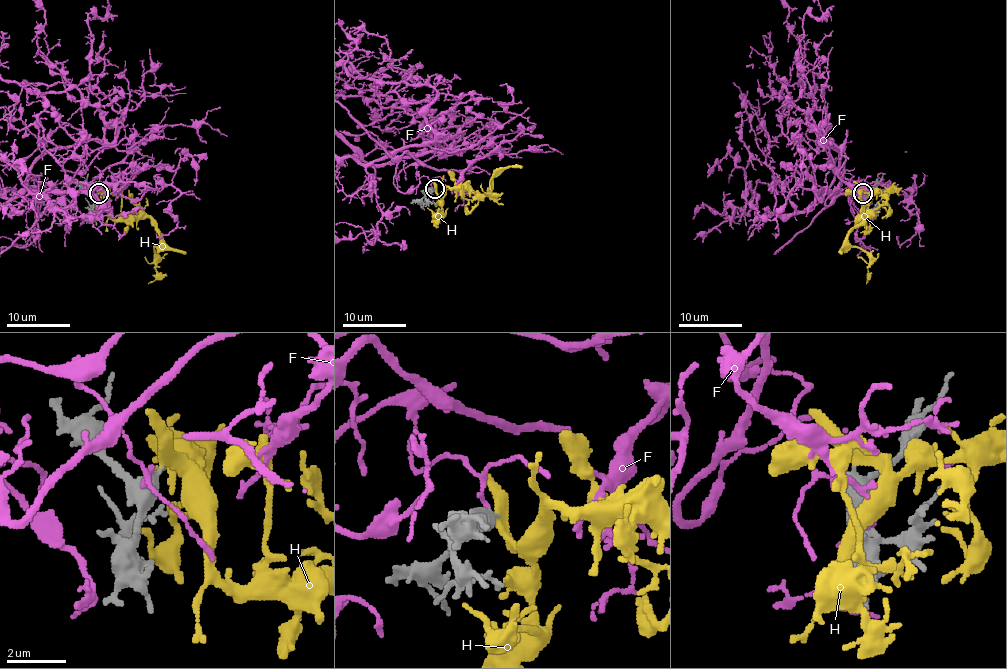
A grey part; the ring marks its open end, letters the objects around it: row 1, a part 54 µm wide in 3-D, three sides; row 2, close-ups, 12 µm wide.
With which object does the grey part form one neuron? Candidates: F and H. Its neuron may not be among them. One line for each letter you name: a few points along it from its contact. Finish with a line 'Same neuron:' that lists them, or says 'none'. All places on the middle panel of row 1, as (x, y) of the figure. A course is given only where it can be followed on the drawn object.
H: course (435, 188), (439, 195), (447, 187), (485, 193), (496, 174), (490, 180), (492, 195), (484, 191)
Same neuron: H

